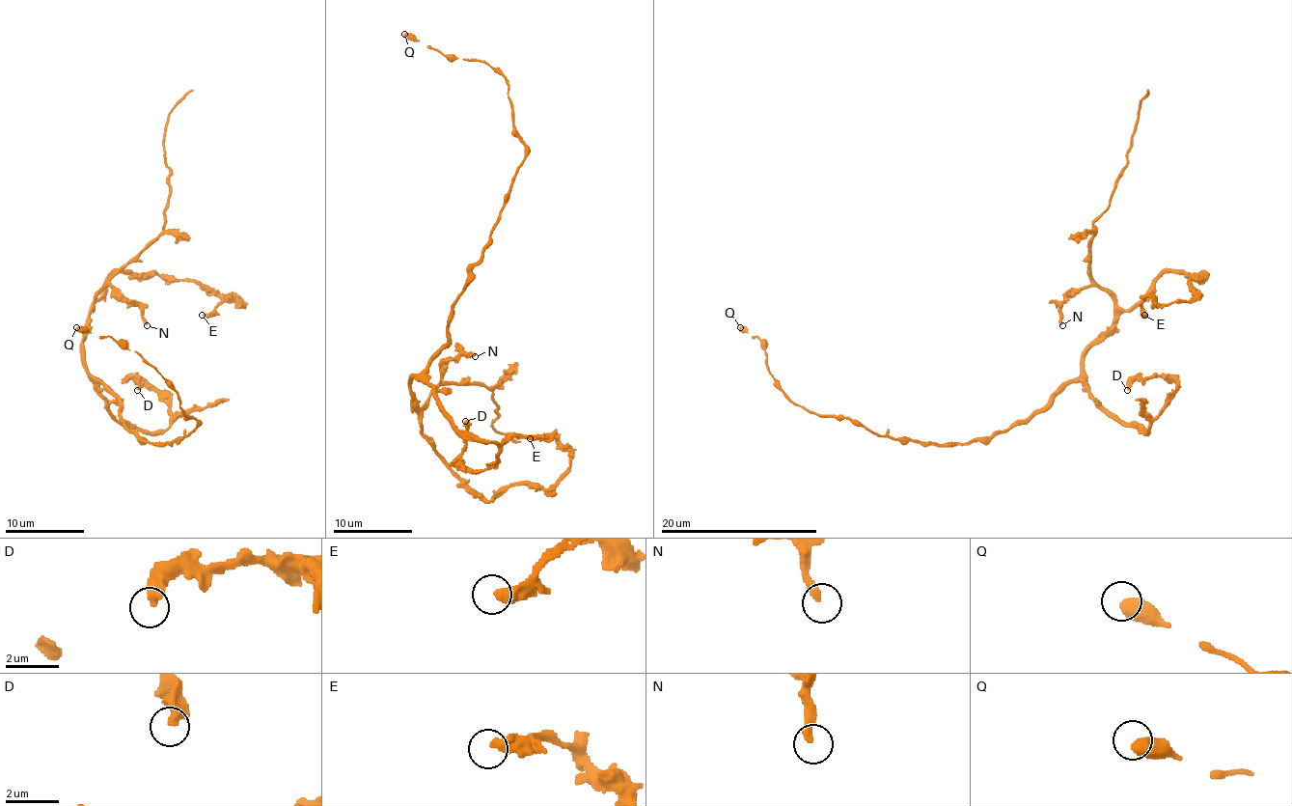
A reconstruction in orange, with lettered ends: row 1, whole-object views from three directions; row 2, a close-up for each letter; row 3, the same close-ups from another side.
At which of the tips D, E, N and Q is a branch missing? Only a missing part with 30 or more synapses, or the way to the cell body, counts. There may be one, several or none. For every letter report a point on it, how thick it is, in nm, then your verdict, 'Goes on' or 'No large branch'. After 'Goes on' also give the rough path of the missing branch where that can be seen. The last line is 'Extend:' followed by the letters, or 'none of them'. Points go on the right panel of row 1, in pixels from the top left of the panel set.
D: Place: (1127, 390). Thickness 440 nm. No large branch
E: Place: (1144, 315). Thickness 360 nm. No large branch
N: Place: (1062, 325). Thickness 280 nm. No large branch
Q: Place: (740, 327). Thickness 600 nm. No large branch
Extend: none of them

